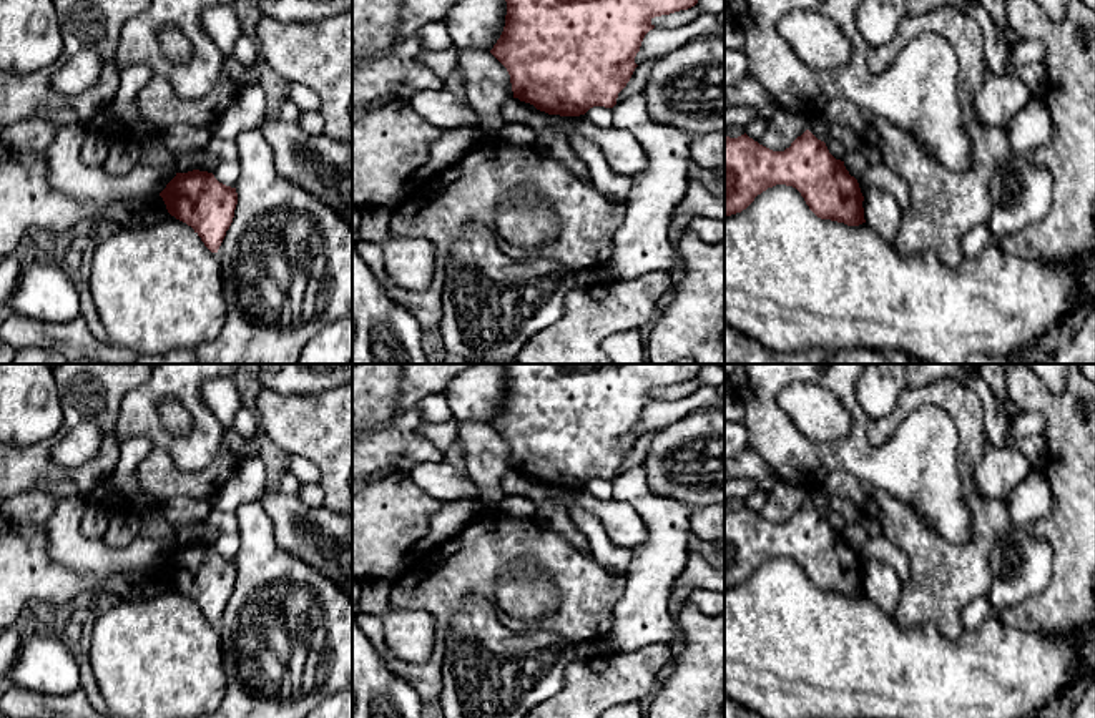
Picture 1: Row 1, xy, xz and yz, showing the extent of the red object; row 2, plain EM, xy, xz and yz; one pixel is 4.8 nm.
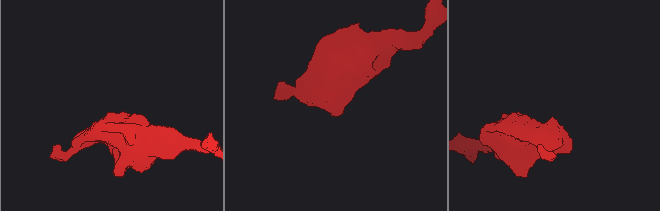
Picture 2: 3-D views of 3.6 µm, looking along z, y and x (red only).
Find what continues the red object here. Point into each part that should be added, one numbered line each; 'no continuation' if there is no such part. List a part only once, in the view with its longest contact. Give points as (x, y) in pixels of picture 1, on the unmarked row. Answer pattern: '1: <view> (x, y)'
no continuation

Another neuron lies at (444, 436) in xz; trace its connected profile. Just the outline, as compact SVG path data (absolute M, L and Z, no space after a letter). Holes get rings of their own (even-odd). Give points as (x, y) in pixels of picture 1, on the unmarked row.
M452 417L442 424L425 422L419 434L430 440L439 450L445 452L457 442L459 422Z

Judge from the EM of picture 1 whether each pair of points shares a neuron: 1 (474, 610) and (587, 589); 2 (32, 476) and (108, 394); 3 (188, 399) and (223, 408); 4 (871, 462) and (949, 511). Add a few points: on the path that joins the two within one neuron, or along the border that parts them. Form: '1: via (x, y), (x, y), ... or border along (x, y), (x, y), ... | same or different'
1: border along (492, 599), (469, 597), (456, 615) | different
2: via (40, 452), (85, 408) | same
3: border along (205, 381), (201, 399), (225, 429) | different
4: via (891, 467), (906, 467), (929, 491) | same

